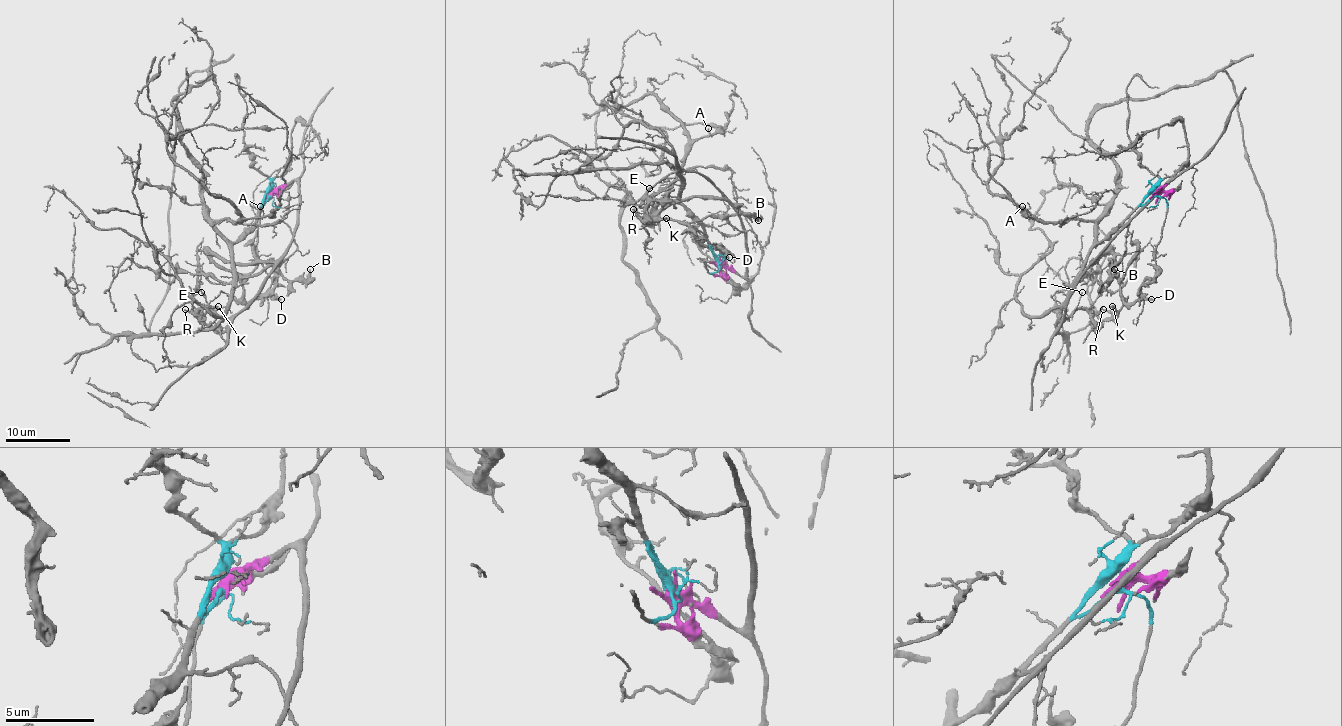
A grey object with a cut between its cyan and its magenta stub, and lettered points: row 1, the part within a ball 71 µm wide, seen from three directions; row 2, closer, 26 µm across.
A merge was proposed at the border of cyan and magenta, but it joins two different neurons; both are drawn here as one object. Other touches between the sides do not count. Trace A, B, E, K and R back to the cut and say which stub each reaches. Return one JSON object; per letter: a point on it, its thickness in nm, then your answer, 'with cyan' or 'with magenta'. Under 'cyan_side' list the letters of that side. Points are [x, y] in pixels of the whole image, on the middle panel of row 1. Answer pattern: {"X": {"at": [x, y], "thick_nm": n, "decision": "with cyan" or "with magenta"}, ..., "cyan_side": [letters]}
{"A": {"at": [708, 128], "thick_nm": 110, "decision": "with cyan"}, "B": {"at": [758, 220], "thick_nm": 200, "decision": "with magenta"}, "E": {"at": [649, 188], "thick_nm": 110, "decision": "with magenta"}, "K": {"at": [666, 218], "thick_nm": 220, "decision": "with magenta"}, "R": {"at": [633, 209], "thick_nm": 160, "decision": "with magenta"}, "cyan_side": ["A"]}

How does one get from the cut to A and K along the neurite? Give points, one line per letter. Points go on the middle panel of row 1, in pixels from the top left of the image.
A: (718, 261), (710, 250), (705, 229), (677, 203), (661, 200), (690, 146), (711, 135), (708, 129)
K: (718, 261), (744, 275), (747, 233), (706, 179), (684, 171), (658, 180), (647, 216), (666, 217)

